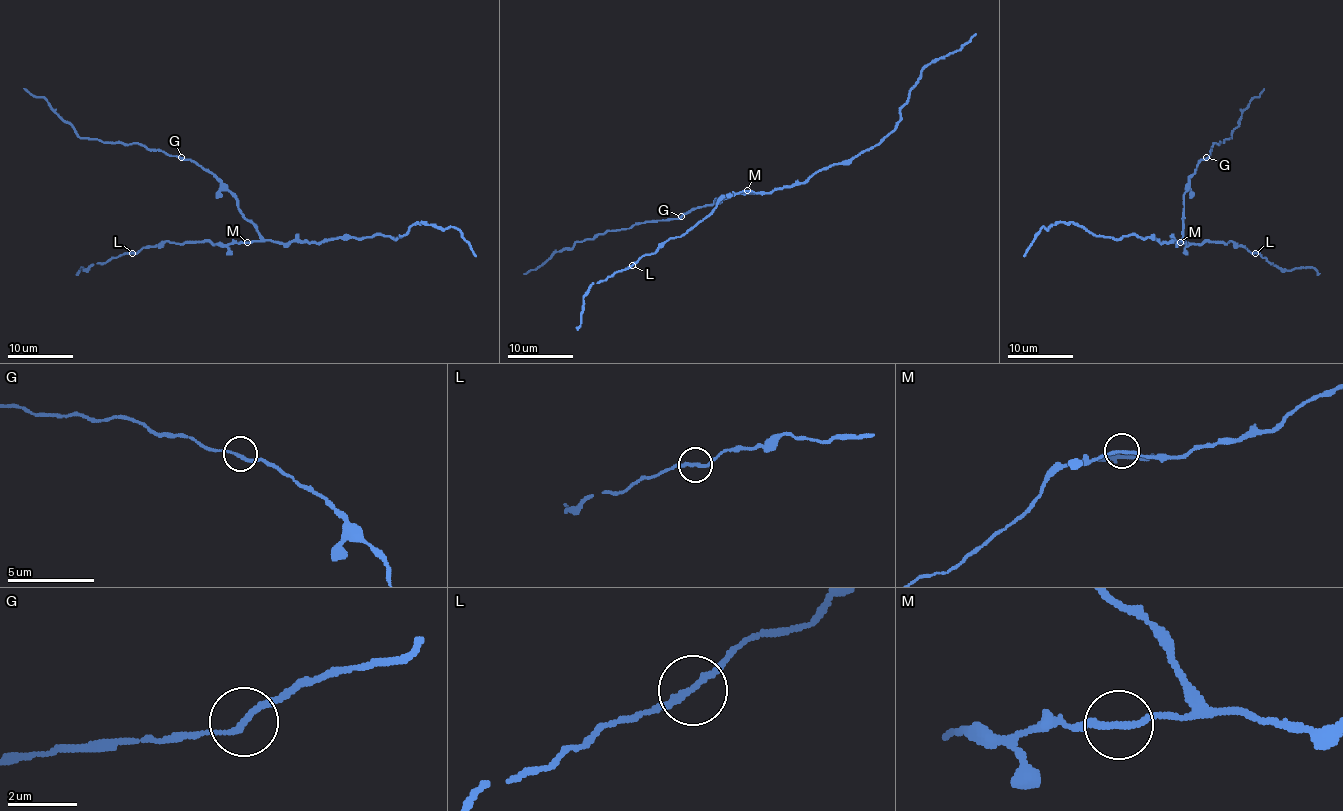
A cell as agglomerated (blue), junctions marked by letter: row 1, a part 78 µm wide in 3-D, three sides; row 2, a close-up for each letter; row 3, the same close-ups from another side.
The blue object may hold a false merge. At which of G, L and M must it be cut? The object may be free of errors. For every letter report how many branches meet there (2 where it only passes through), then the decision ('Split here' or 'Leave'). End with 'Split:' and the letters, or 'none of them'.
G: Branches: 2. Leave
L: Branches: 2. Leave
M: Branches: 2. Leave
Split: none of them

